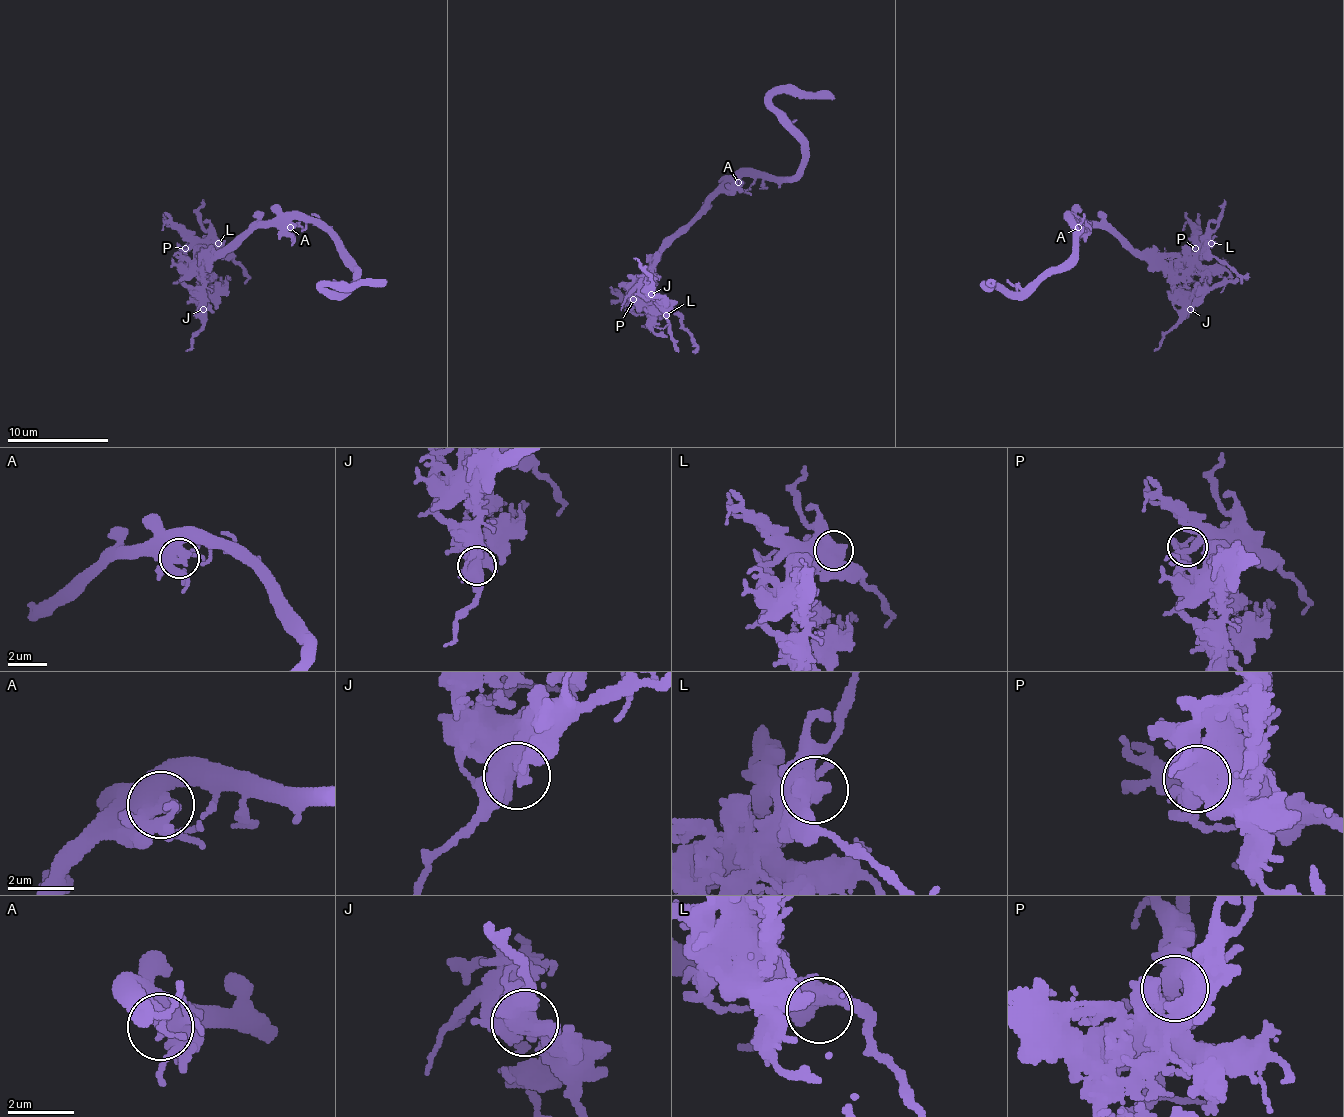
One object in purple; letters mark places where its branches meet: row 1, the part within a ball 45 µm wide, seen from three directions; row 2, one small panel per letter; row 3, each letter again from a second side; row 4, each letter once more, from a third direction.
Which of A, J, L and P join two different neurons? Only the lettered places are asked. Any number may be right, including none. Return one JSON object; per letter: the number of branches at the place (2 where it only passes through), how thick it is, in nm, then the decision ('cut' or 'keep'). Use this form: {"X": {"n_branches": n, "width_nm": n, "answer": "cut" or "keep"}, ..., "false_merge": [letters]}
{"A": {"n_branches": 2, "width_nm": 500, "answer": "keep"}, "J": {"n_branches": 4, "width_nm": 550, "answer": "keep"}, "L": {"n_branches": 1, "width_nm": 950, "answer": "keep"}, "P": {"n_branches": 4, "width_nm": 300, "answer": "keep"}, "false_merge": []}

